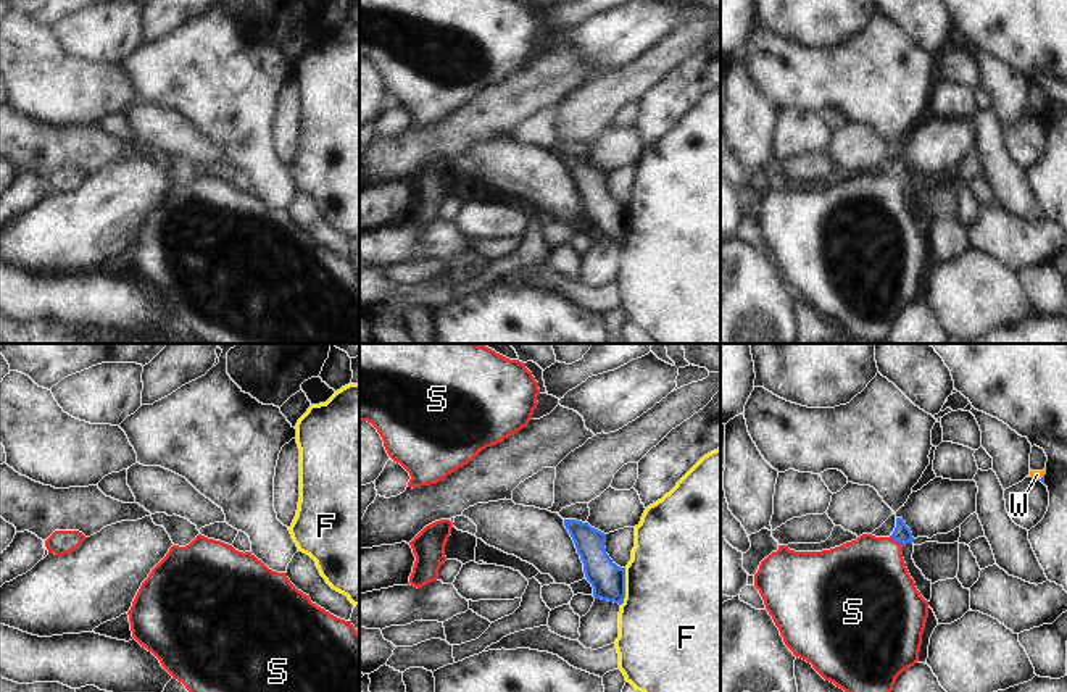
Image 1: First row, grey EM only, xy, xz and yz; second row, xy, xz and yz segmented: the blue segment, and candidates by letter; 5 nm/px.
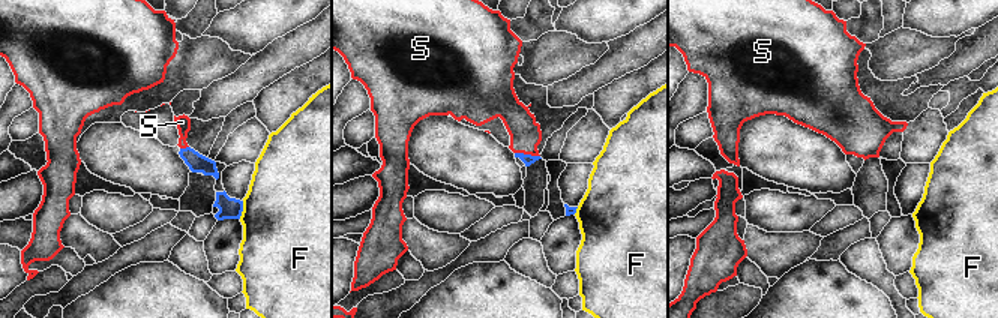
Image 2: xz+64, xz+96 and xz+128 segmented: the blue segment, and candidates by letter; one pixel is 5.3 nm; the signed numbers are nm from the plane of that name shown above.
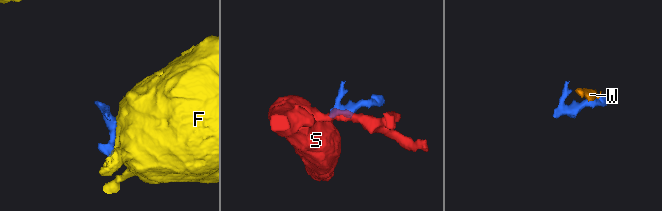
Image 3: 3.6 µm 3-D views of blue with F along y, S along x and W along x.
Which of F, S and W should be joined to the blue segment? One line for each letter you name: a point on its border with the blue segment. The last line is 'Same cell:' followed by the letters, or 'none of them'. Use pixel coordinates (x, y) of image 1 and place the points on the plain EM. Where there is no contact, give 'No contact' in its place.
S: Touches blue at yz (896, 179)
Same cell: S.

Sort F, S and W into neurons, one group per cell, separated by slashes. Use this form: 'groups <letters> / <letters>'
groups F / S / W

